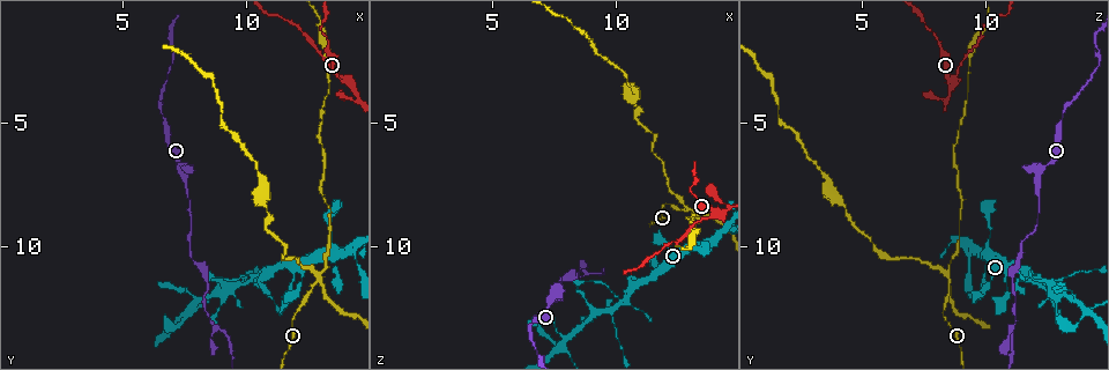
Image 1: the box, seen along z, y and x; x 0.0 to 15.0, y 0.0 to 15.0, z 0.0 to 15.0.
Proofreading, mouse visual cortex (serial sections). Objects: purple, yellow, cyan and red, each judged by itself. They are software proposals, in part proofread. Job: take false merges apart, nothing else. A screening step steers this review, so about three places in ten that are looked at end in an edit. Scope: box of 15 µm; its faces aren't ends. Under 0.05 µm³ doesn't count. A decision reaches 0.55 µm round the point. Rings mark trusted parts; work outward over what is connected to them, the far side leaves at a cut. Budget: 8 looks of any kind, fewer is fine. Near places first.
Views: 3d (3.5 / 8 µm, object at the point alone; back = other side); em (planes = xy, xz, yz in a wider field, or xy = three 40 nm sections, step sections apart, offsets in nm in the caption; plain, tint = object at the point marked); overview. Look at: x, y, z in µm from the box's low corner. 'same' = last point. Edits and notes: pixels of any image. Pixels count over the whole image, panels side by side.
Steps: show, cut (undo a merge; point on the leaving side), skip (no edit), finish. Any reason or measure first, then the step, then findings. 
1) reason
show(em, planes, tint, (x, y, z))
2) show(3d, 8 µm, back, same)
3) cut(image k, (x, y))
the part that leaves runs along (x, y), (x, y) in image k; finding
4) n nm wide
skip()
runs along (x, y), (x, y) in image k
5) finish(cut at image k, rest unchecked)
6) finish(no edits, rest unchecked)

branch point
show(3d, 3.5 µm, (7.4, 6.9, 12.1))

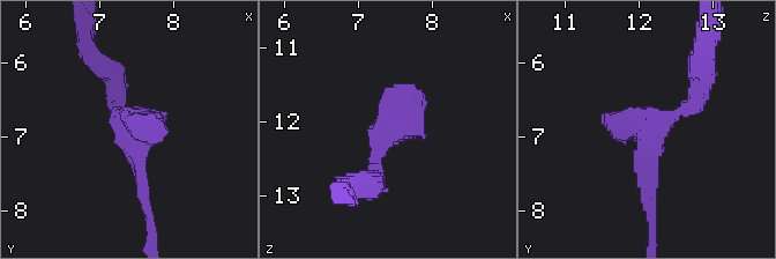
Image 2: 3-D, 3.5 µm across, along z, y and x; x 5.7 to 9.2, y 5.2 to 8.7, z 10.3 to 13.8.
shape alone is not enough
show(em, xy, step 3, tint, (7.40, 6.90, 12.10))

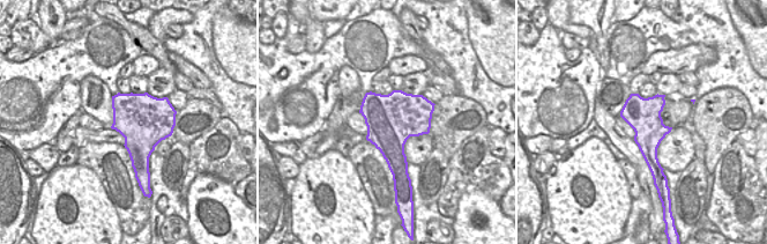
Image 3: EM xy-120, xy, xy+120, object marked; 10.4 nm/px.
550 nm wide
skip()
runs along (702, 86), (647, 128), (653, 202) in image 2; one cell here

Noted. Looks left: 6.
three-way junction
show(3d, 3.5 µm, (8.7, 13.3, 11.1))

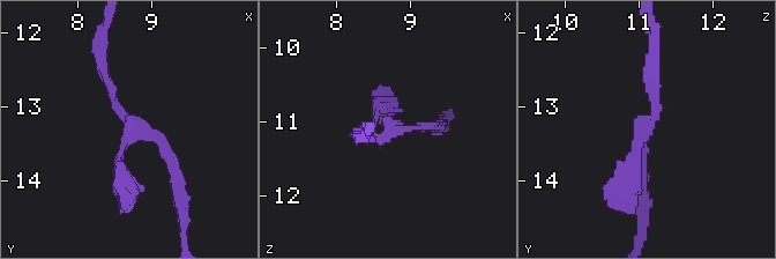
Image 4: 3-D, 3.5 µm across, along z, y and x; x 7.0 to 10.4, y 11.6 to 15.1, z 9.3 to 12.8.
need the tissue
show(em, xy, step 3, tint, (8.75, 13.30, 11.10))

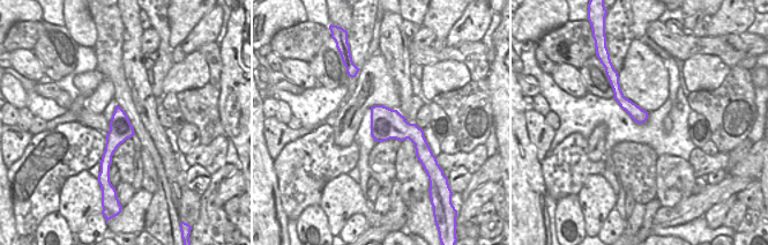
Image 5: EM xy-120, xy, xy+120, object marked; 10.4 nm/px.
skip()
runs along (653, 63), (655, 116), (626, 194) in image 4; one cell here

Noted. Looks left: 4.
thin arm on a thick one
show(3d, 3.5 µm, (10.6, 11.4, 11.8))

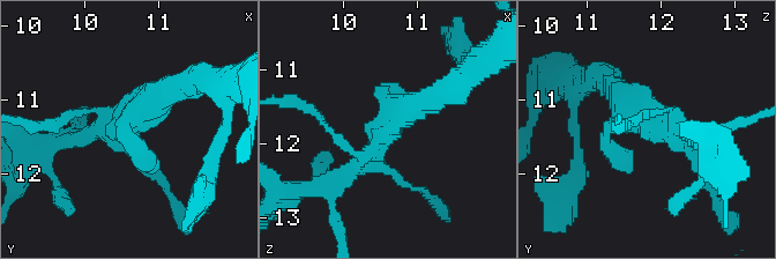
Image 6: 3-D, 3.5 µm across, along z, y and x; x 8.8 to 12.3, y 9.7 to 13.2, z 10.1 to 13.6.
shape alone is not enough
show(em, xy, step 3, tint, (10.50, 11.35, 11.85))

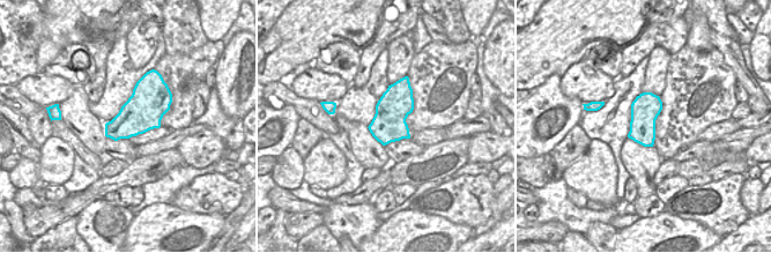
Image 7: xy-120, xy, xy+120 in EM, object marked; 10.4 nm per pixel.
another direction
show(em, planes, tint, same)

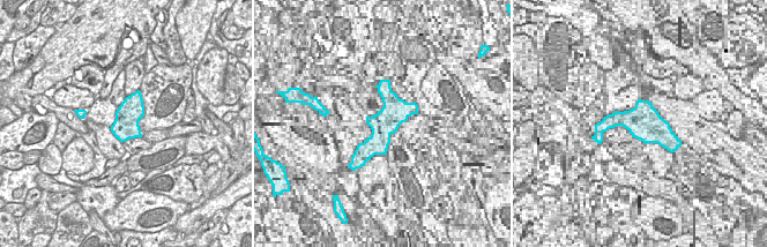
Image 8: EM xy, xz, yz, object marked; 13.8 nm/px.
360 nm wide
skip()
runs along (435, 95), (333, 180) in image 6; continuous, no second cell

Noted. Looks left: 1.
finish(no edits, rest unchecked)

